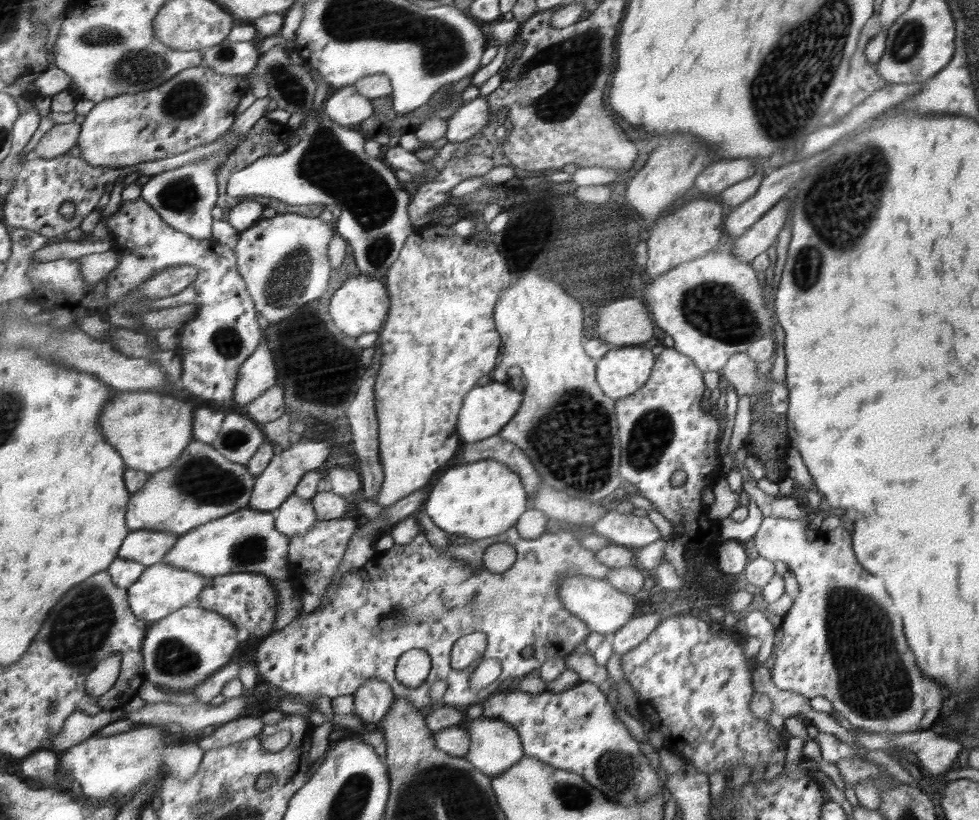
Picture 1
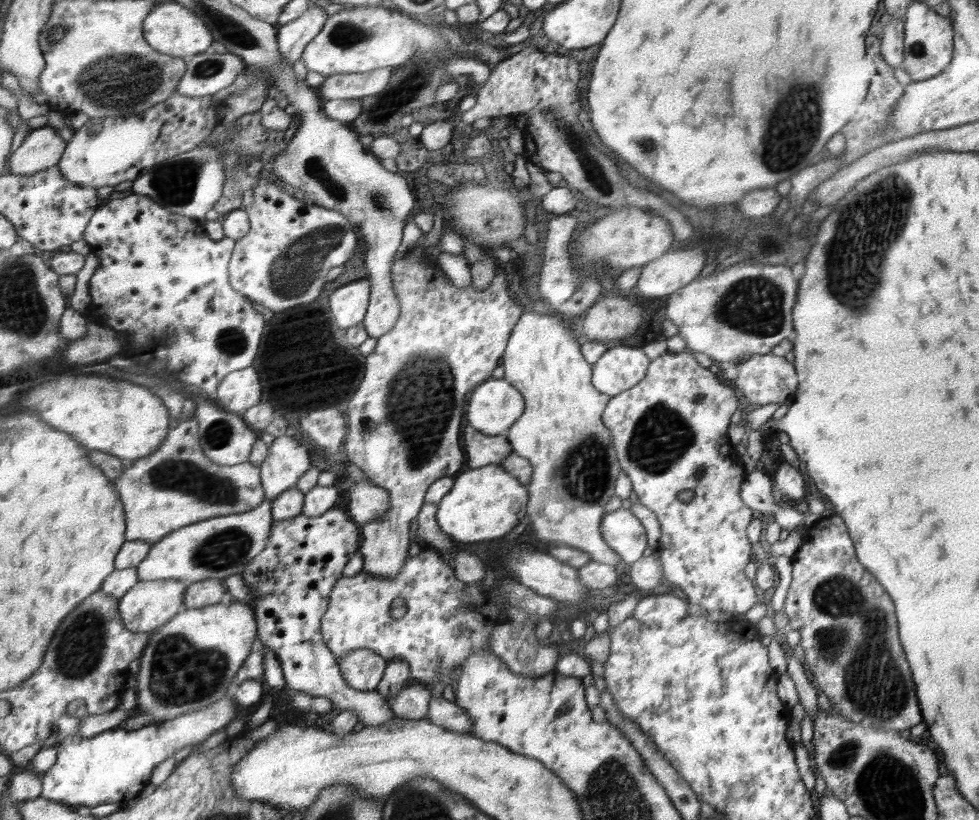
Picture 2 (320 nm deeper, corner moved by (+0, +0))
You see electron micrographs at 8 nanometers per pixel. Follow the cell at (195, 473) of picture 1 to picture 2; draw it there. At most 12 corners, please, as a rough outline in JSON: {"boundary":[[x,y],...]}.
{"boundary":[[196,417],[112,483],[125,539],[242,514],[261,469],[206,458]]}

